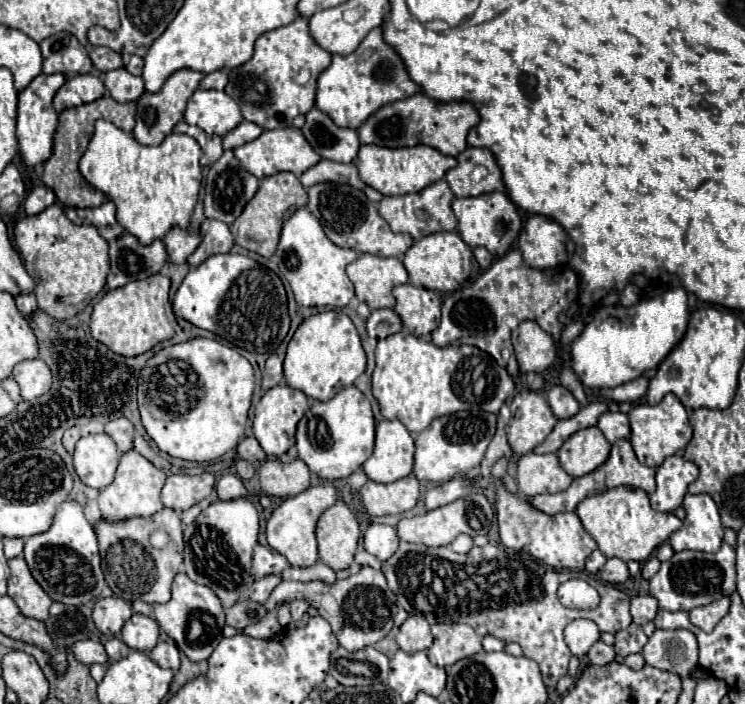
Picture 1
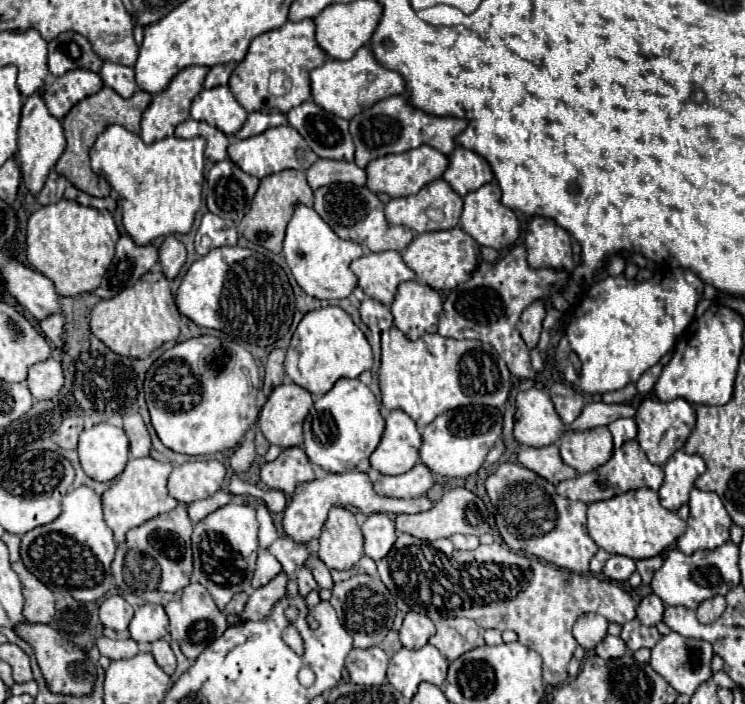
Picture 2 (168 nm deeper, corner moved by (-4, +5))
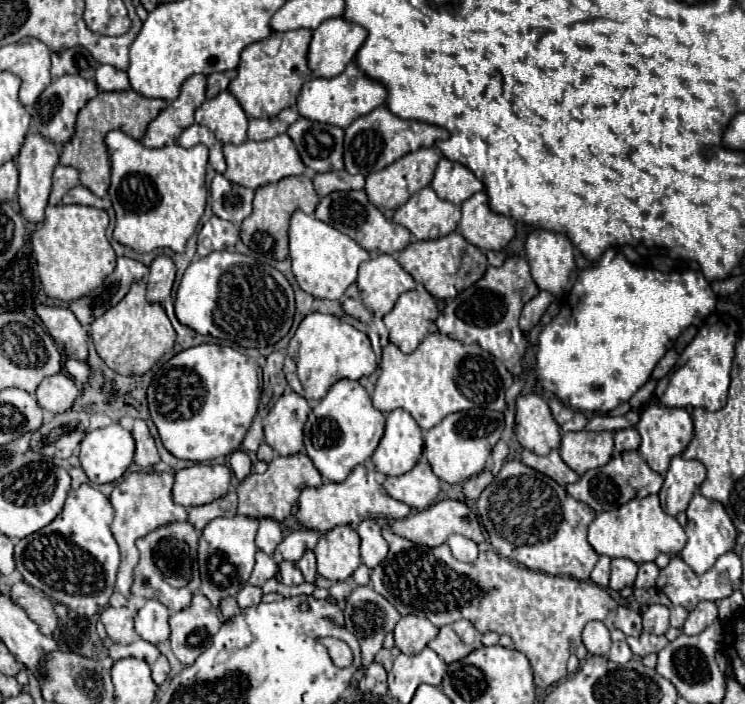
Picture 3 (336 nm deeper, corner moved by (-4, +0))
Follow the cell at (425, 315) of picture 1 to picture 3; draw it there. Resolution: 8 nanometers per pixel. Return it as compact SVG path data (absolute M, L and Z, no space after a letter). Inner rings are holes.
M409 290L399 296L395 308L383 318L389 340L403 352L411 354L429 334L431 322L439 316L433 296L425 290Z

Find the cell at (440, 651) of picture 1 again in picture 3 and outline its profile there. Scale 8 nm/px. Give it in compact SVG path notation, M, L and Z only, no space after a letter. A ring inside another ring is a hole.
M467 620L443 626L437 638L429 642L429 648L433 648L447 664L461 660L463 656L477 650L479 646L483 646L481 634Z

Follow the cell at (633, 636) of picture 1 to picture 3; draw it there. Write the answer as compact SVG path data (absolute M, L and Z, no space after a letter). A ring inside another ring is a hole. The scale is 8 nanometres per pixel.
M643 632L639 638L629 636L629 638L627 638L627 644L631 646L633 654L637 654L637 656L643 658L643 656L647 656L647 654L651 654L651 652L661 652L661 650L669 644L669 640L667 640L665 636L655 636L655 634Z

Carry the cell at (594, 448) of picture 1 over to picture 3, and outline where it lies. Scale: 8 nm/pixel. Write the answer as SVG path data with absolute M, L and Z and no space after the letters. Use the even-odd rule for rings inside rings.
M569 432L563 434L559 454L563 462L577 474L585 474L591 468L605 466L615 457L613 432Z

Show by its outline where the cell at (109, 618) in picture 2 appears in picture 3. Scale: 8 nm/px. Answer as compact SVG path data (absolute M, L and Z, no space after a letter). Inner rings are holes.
M109 606L101 612L101 622L107 630L107 636L115 644L131 644L137 640L137 632L133 628L133 618L135 618L135 612L127 606L121 606L121 608Z

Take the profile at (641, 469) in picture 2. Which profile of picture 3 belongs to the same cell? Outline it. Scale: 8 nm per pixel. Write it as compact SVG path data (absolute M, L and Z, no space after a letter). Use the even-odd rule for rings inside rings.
M623 452L617 458L609 460L605 466L585 472L579 482L567 486L567 492L573 498L589 504L595 512L607 512L607 510L617 510L619 506L627 504L633 498L645 498L649 494L657 494L661 486L663 486L663 476L653 472L637 452Z

